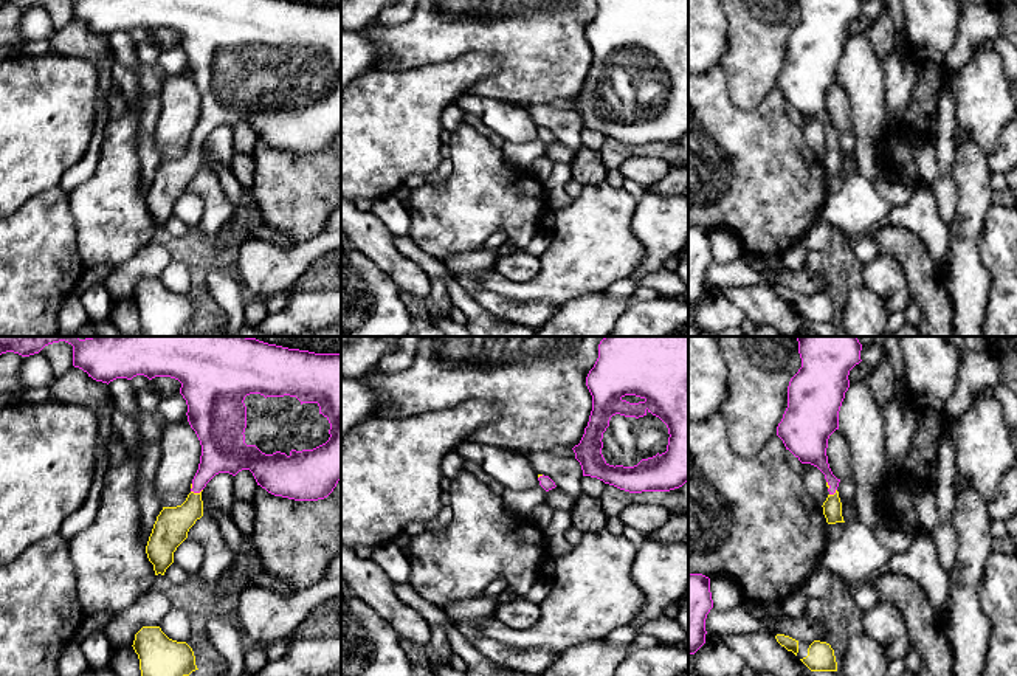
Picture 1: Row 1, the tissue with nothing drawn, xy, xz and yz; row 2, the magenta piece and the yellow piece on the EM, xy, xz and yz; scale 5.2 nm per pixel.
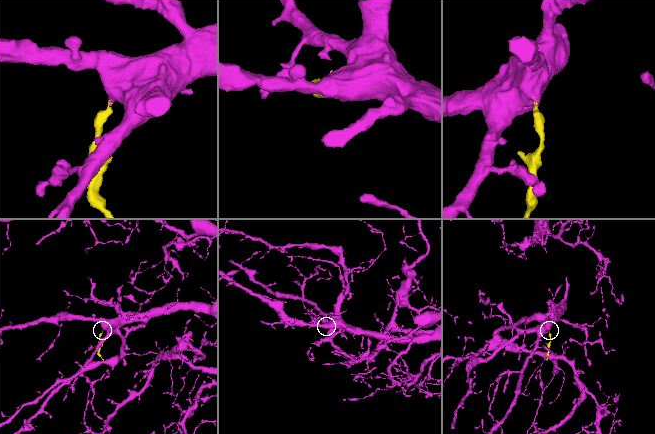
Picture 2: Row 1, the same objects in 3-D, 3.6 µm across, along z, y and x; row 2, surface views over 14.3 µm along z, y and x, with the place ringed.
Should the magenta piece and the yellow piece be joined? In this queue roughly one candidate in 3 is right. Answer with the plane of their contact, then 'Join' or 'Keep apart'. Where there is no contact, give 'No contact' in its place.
Touches magenta in xy. Join

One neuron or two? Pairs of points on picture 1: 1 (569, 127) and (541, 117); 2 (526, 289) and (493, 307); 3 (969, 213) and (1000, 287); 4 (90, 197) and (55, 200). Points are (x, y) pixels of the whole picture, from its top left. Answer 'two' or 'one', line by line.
1: one
2: two
3: two
4: two

